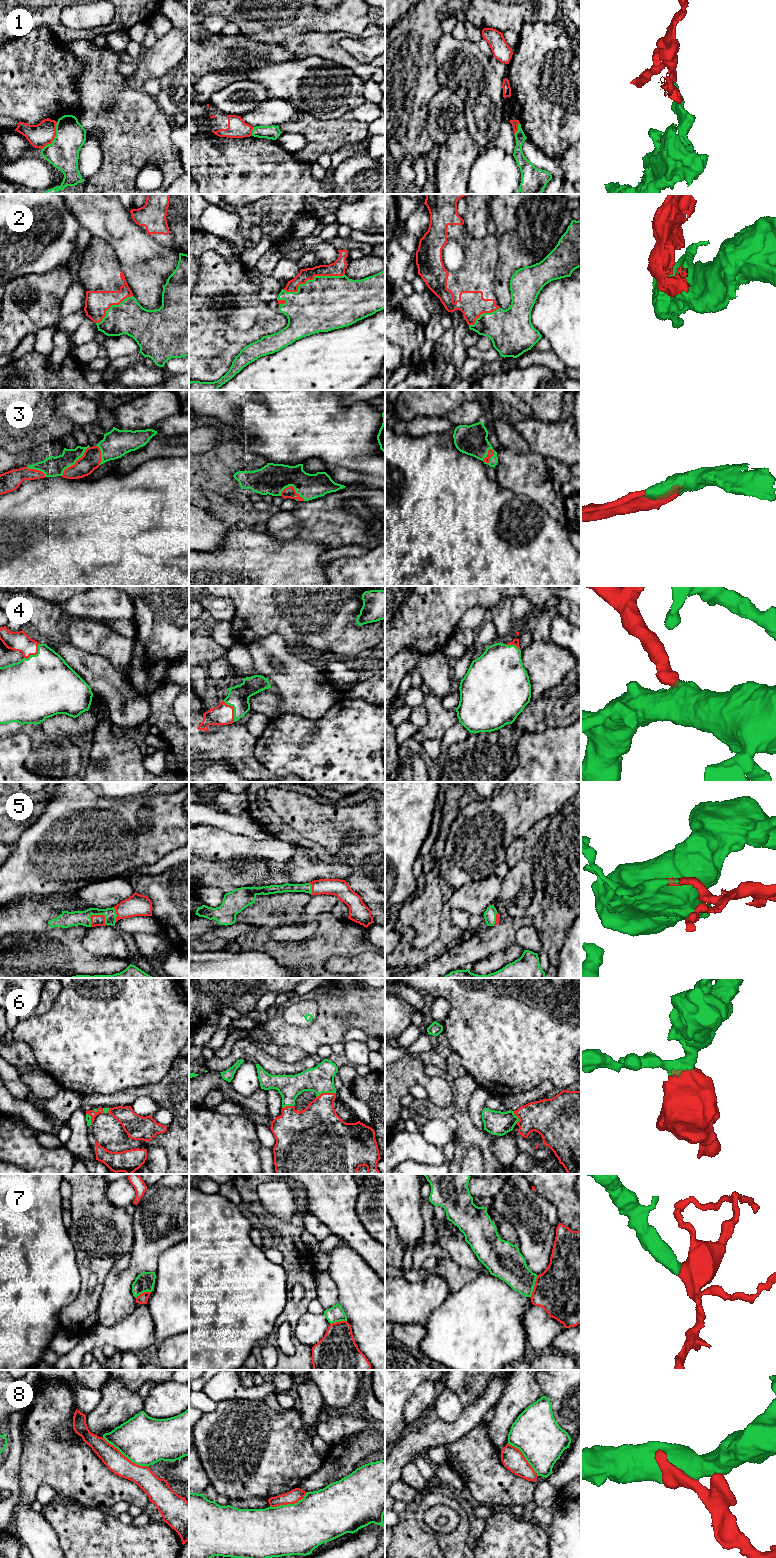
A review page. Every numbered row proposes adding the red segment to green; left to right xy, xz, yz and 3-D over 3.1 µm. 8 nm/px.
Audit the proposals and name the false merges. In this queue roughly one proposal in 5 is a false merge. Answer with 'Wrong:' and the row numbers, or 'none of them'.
Wrong: 1, 8

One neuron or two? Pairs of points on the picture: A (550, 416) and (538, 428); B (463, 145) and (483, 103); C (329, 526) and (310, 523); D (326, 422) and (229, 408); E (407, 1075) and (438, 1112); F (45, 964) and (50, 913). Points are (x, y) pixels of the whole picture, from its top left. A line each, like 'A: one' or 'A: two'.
A: two
B: two
C: one
D: one
E: two
F: one

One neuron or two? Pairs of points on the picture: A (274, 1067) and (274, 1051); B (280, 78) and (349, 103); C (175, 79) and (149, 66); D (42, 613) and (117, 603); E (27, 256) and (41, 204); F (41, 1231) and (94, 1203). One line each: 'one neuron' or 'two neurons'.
A: two neurons
B: one neuron
C: two neurons
D: two neurons
E: one neuron
F: two neurons

